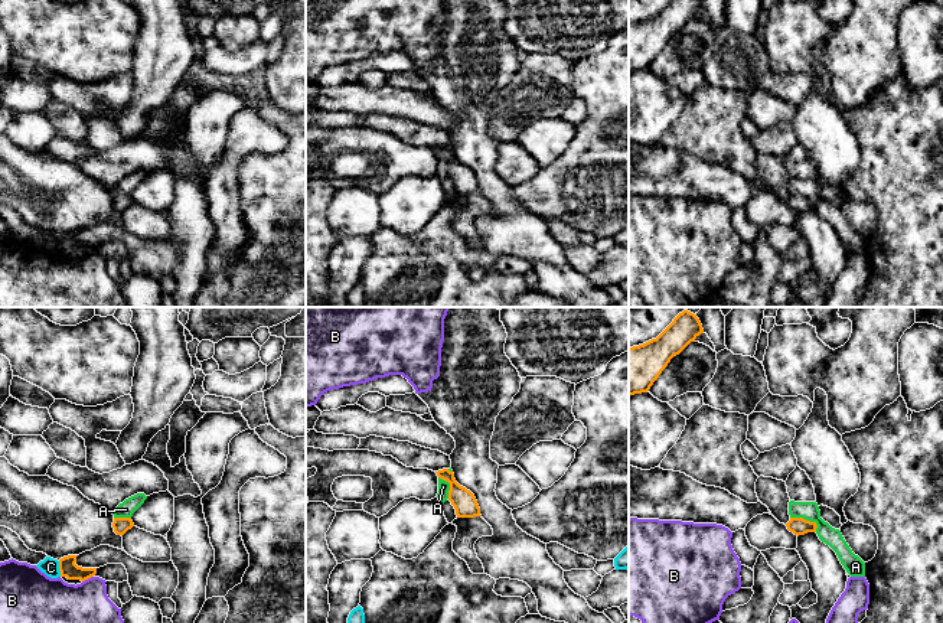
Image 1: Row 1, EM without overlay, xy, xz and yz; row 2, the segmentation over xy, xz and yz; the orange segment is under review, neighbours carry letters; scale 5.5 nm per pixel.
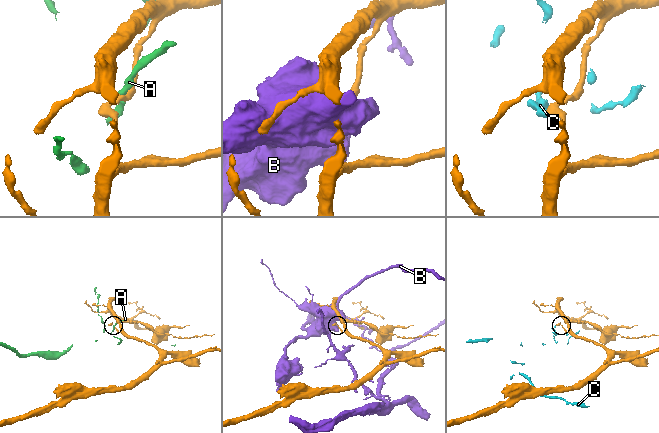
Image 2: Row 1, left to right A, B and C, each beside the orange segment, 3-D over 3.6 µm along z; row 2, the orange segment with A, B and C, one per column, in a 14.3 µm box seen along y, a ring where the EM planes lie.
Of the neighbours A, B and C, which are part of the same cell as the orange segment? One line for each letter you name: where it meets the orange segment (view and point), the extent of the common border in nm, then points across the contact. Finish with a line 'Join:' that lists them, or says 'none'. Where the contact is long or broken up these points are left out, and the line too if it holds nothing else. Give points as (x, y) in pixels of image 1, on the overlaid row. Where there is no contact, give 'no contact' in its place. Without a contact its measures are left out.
Join: none

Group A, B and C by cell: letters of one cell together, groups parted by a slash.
A / B / C

